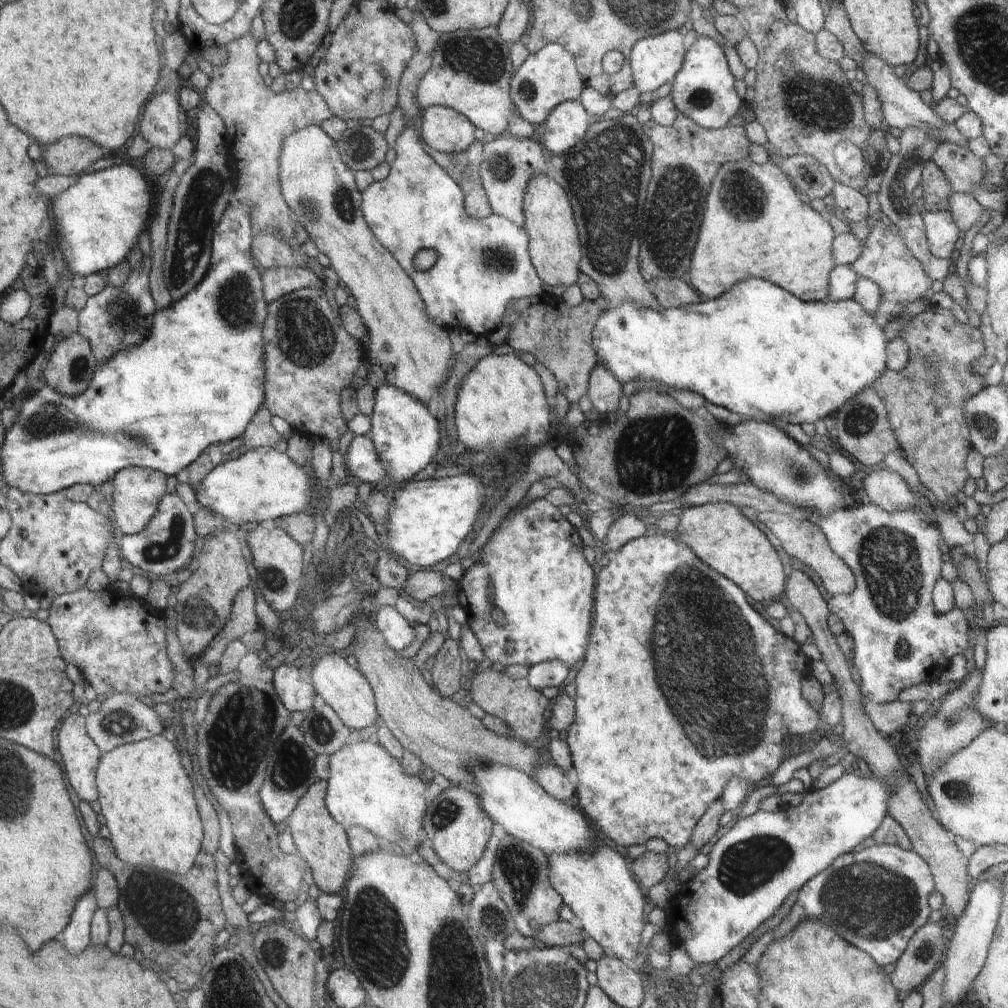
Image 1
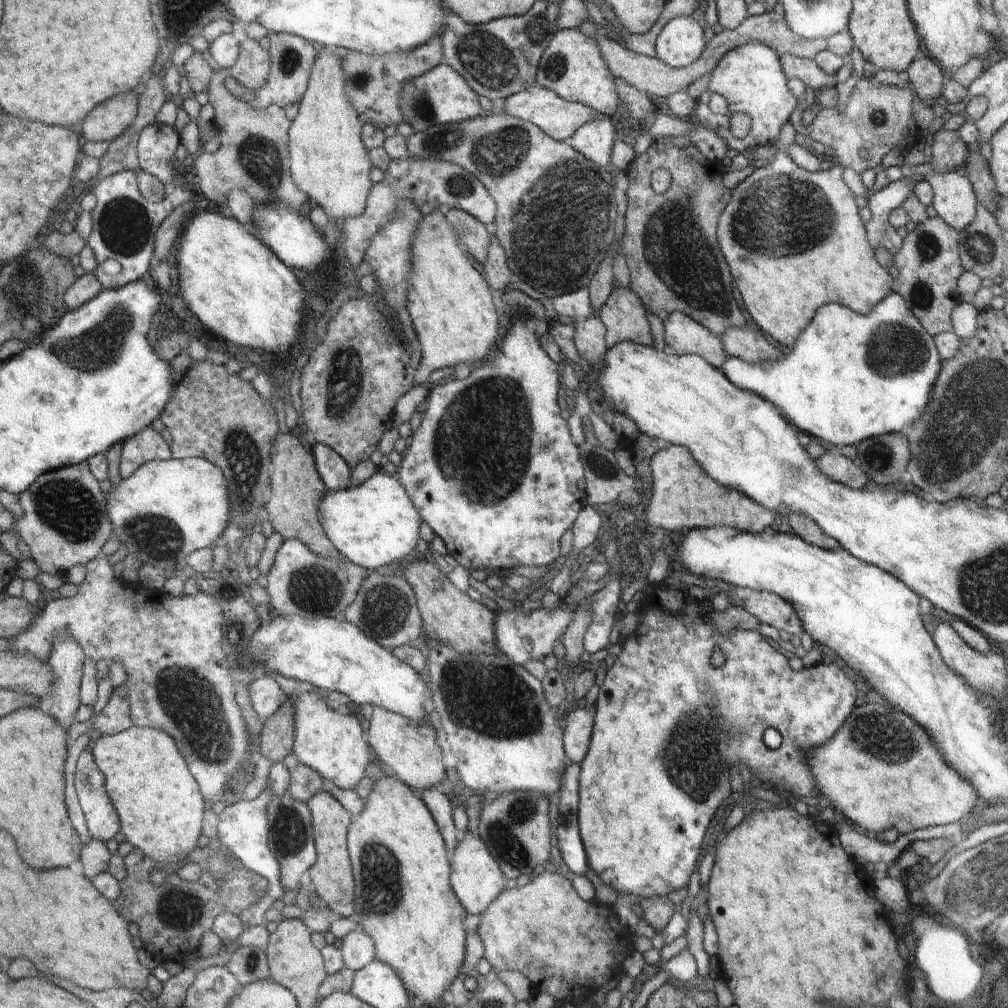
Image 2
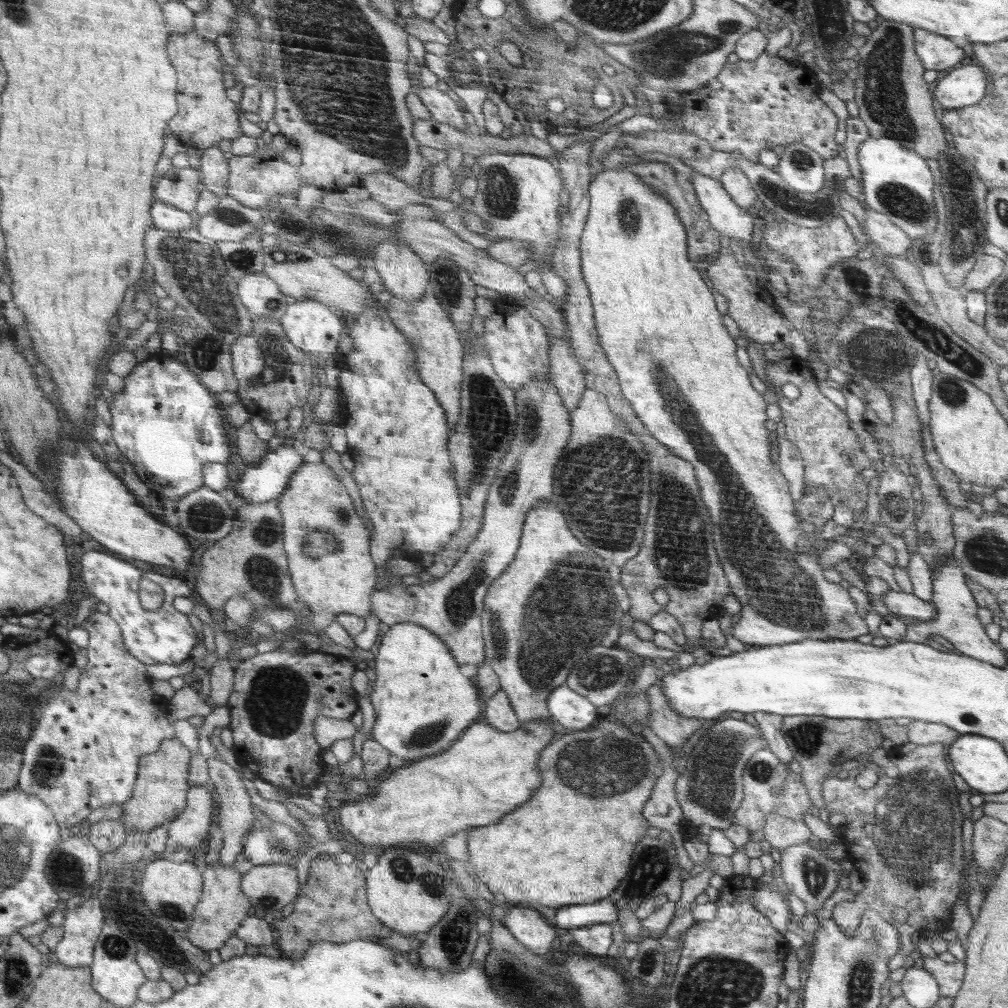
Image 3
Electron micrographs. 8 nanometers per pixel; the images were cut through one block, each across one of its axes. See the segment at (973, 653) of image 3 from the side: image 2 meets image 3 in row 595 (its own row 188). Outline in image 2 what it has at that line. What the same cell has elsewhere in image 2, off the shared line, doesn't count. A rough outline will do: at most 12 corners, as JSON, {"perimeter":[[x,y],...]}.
{"perimeter":[[954,171],[926,177],[936,214],[957,231],[978,214],[964,175]]}

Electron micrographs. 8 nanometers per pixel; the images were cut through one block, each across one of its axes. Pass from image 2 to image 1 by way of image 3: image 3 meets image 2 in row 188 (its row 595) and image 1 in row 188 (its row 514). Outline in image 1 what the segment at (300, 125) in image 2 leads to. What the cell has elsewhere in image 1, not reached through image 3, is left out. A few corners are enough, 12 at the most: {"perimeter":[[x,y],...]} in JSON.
{"perimeter":[[285,138],[294,220],[357,300],[370,362],[426,405],[452,342],[376,240],[337,142]]}

